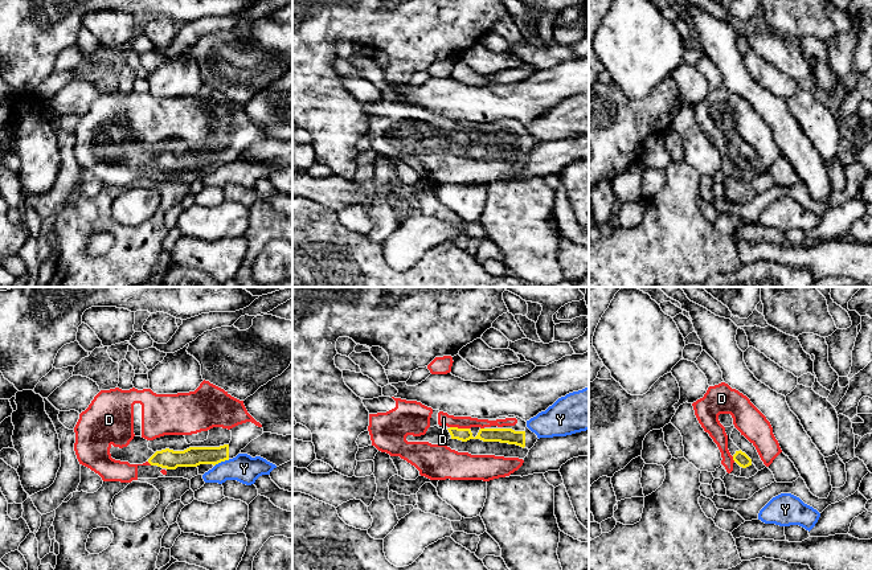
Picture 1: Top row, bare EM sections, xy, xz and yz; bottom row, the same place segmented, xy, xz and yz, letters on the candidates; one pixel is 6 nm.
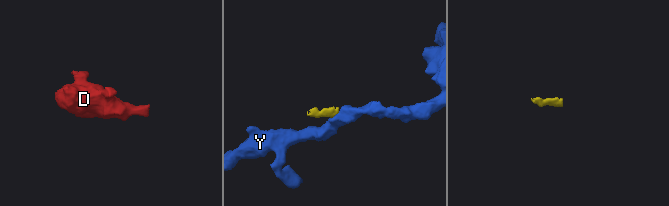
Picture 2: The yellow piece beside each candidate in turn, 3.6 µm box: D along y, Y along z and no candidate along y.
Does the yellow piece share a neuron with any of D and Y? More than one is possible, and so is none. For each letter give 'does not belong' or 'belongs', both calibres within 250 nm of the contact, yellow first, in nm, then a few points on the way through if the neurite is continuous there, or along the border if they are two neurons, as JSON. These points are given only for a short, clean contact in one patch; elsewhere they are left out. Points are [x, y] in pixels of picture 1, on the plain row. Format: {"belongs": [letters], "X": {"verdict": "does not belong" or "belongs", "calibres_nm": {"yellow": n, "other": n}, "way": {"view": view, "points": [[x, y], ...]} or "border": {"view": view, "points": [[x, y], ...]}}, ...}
{"belongs": ["D"], "D": {"verdict": "belongs", "calibres_nm": {"yellow": 80, "other": 80}, "way": {"view": "xz", "points": [[461, 138], [459, 132], [443, 122]]}}, "Y": {"verdict": "does not belong", "calibres_nm": {"yellow": 120, "other": 170}, "border": {"view": "xy", "points": [[229, 163], [221, 164], [215, 169]]}}}

